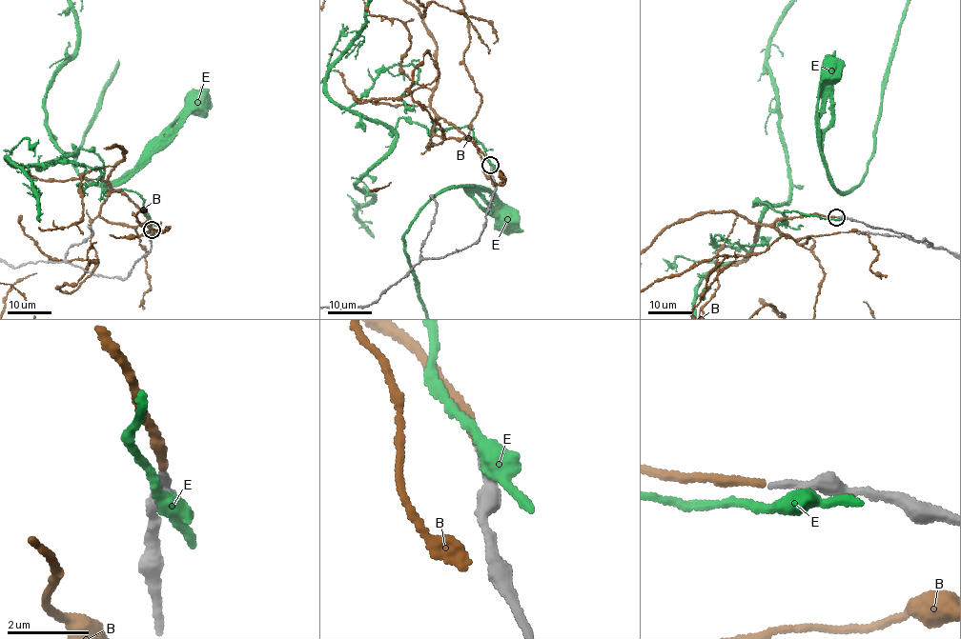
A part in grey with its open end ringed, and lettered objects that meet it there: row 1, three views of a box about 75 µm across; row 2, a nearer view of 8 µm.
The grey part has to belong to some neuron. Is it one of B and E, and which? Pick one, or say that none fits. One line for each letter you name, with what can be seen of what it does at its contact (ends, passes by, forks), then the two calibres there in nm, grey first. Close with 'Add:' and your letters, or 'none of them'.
B: it ends | 180/200 nm
Add: B

